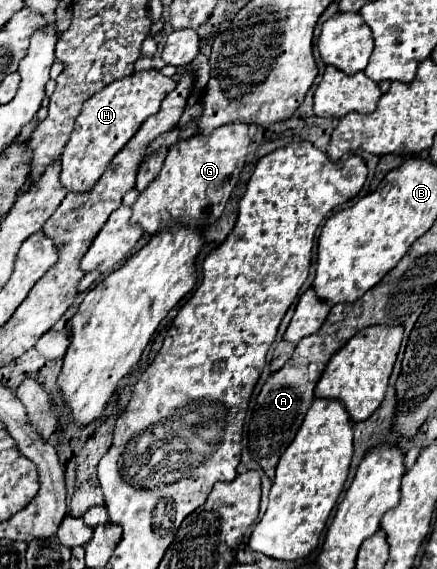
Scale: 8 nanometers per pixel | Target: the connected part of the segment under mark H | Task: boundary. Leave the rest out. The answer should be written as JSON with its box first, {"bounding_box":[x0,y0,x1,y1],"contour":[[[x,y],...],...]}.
{"bounding_box":[61,69,175,191],"contour":[[[157,69],[137,71],[125,79],[109,83],[101,93],[85,101],[85,109],[77,117],[77,125],[61,155],[61,183],[69,191],[89,191],[103,175],[111,159],[121,147],[137,133],[141,123],[161,109],[161,101],[175,89],[171,77],[161,75]]]}

